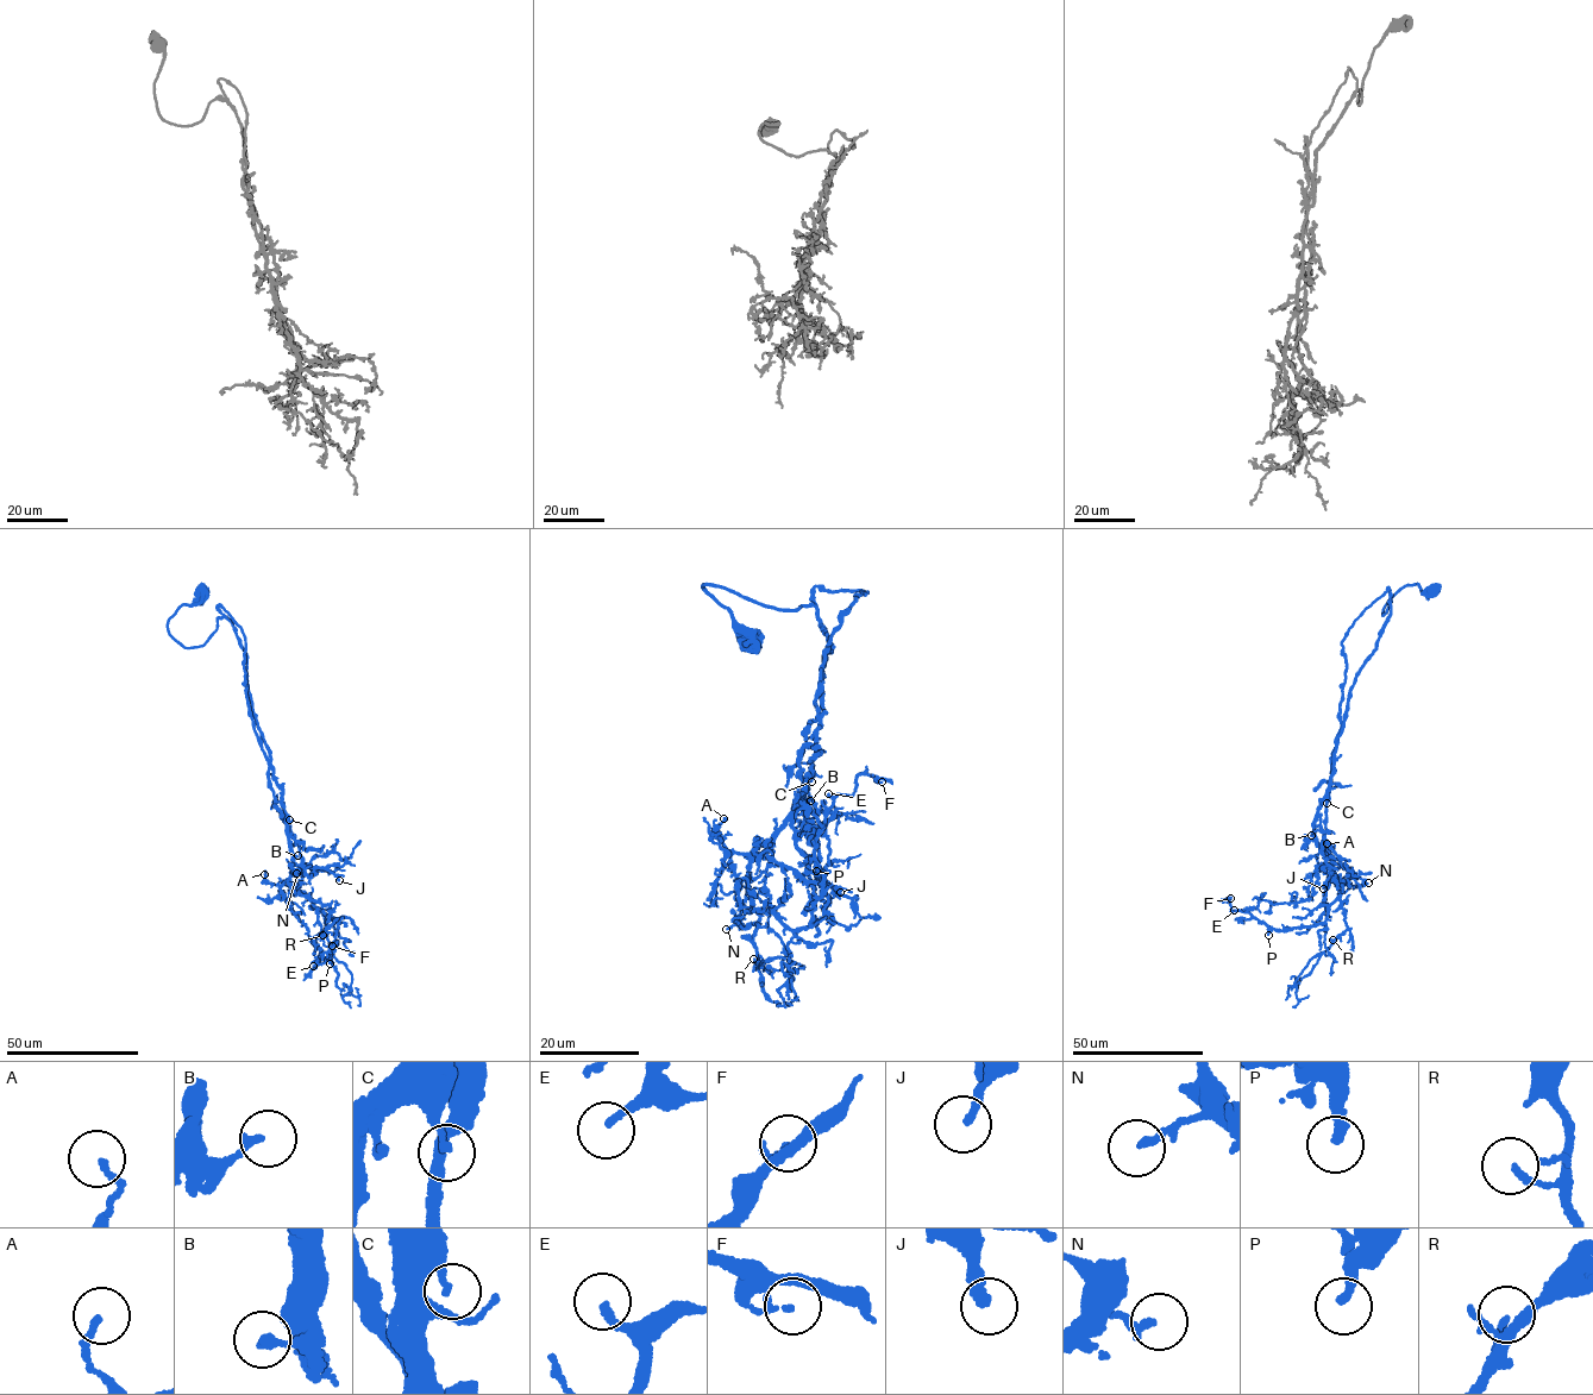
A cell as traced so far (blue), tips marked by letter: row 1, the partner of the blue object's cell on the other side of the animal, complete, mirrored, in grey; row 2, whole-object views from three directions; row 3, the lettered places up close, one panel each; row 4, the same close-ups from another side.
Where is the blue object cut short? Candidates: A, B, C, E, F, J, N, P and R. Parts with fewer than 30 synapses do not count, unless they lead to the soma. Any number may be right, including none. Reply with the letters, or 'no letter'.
J

